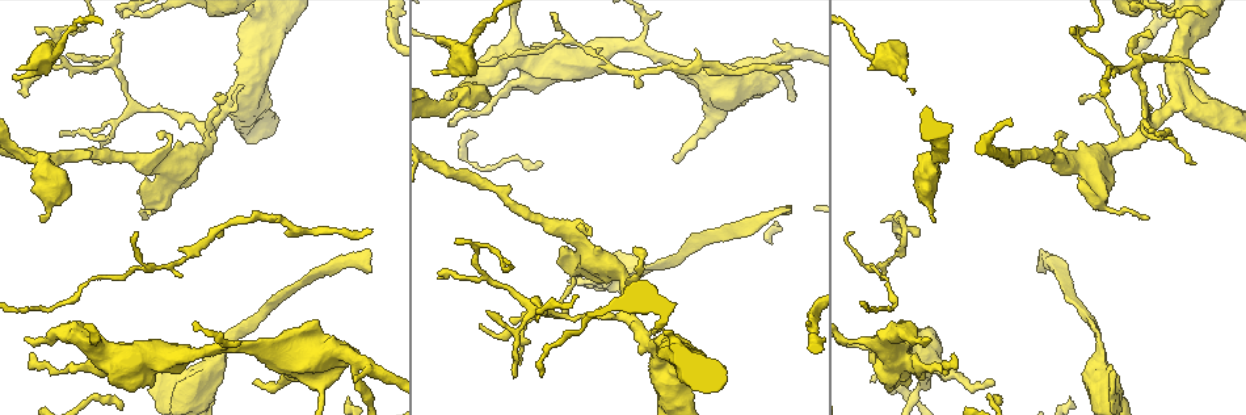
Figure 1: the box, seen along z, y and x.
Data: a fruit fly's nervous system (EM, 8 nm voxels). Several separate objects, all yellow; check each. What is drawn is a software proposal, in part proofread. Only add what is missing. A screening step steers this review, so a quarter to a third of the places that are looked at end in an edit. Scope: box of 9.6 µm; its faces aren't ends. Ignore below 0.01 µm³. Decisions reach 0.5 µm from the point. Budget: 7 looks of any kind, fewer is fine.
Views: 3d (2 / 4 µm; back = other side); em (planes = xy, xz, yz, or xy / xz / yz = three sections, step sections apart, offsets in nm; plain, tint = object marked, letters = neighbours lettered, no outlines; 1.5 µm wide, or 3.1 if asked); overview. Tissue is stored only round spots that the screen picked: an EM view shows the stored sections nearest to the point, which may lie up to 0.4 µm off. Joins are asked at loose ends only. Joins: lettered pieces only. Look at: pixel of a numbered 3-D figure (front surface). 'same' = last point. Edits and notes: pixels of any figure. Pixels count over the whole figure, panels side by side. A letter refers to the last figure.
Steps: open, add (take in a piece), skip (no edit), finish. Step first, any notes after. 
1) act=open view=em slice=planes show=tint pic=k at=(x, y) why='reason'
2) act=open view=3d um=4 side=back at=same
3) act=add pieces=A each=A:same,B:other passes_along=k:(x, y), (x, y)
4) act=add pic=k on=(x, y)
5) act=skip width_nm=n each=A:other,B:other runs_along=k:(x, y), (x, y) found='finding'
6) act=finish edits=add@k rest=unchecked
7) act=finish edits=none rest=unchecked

act=open view=em slice=xy step=4 show=tint pic=1 at=(991, 378) why='an open end'

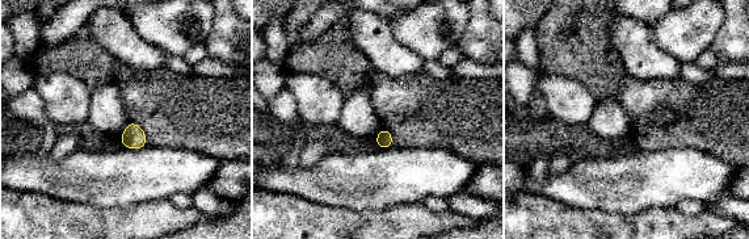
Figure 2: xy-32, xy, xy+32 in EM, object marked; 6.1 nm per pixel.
act=open view=em slice=planes show=letters at=same

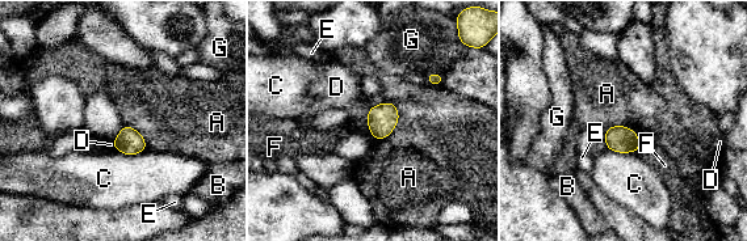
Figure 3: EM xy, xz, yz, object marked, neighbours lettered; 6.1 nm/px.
act=skip width_nm=160 each=A:other,B:other,C:other,D:other,E:other,F:other,G:other border=3:(393, 102), (398, 122), (376, 140) found='none of them fits'

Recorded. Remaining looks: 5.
act=open view=em slice=planes show=tint pic=1 at=(792, 67) why='free end'

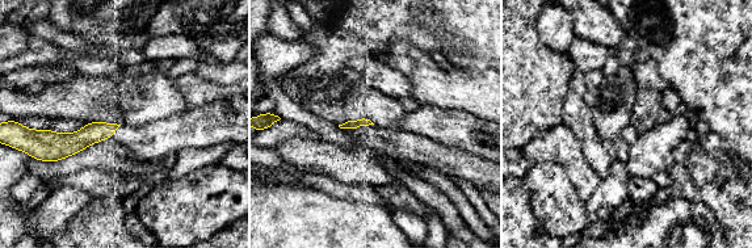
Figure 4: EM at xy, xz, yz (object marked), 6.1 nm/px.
act=open view=em slice=planes show=letters at=same why='what lies round it'

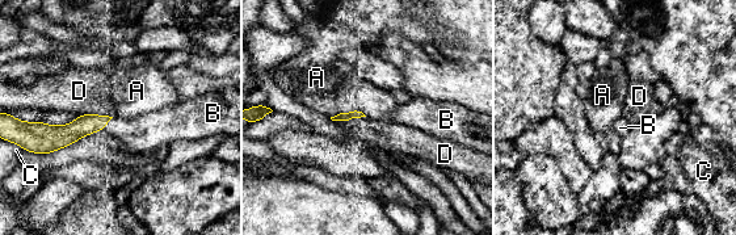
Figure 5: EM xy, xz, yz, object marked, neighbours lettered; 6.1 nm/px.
act=add pieces=B each=A:other,B:same,C:other,D:other found='it goes on there'

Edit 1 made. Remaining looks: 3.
act=open view=em slice=planes show=letters pic=1 at=(867, 68) why='free end'

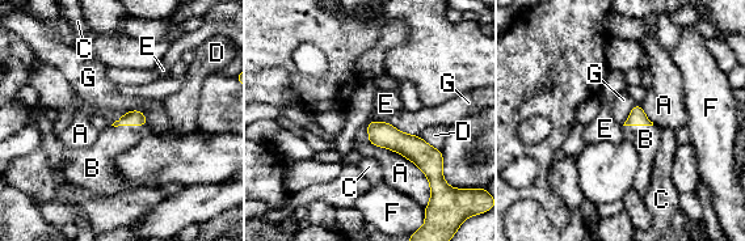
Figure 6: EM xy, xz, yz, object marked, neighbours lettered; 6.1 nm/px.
act=add pieces=B width_nm=100 each=A:other,B:same,C:other,D:other,E:other,F:other,G:other found='the cell continues'

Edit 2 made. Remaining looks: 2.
act=finish edits=add@5,add@6 rest=unchecked

